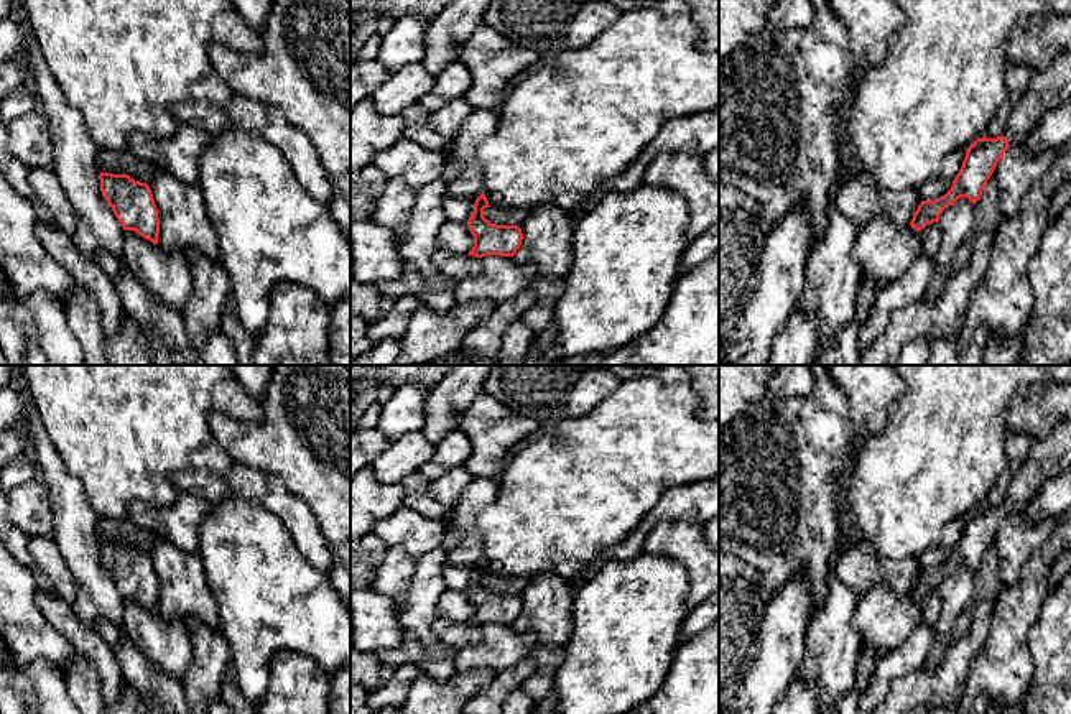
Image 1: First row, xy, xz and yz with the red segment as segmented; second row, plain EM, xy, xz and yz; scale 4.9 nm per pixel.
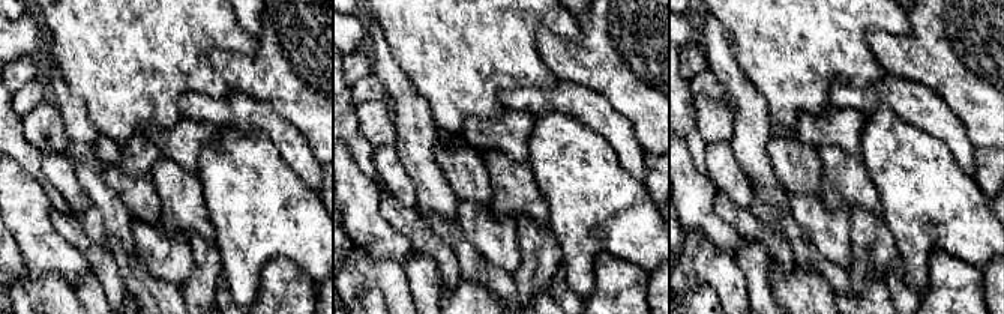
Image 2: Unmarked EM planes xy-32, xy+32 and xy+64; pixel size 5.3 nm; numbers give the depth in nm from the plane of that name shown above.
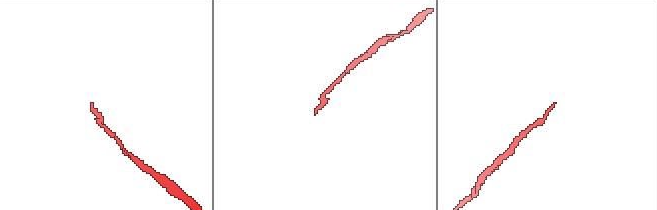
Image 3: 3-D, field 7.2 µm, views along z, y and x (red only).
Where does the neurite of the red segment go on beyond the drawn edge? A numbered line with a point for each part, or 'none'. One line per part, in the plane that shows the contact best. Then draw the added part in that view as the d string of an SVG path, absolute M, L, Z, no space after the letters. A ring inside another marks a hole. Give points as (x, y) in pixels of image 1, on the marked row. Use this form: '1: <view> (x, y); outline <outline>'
1: yz (1050, 88); outline M1071 51L1059 54L1048 67L1032 72L1028 90L1012 109L1004 137L1008 145L1020 143L1043 115L1071 99Z

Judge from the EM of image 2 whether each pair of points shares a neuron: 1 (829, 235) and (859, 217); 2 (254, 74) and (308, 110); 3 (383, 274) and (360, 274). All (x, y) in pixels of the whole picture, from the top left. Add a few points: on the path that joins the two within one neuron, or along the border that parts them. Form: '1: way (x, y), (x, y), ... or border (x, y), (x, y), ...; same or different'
1: border (850, 209), (850, 241), (854, 257); different
2: way (267, 75), (273, 75), (294, 96); same
3: way (377, 274), (366, 274); same

